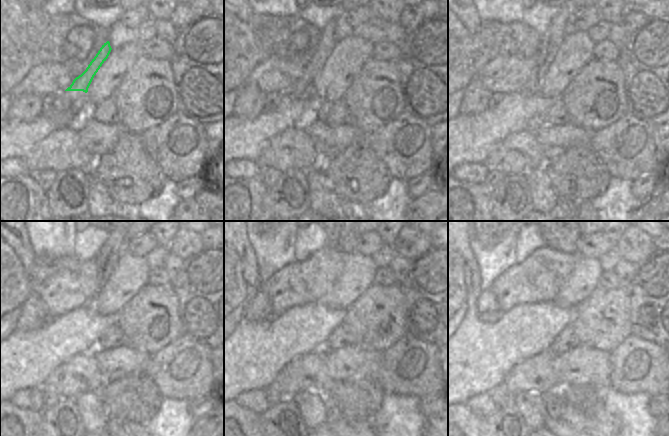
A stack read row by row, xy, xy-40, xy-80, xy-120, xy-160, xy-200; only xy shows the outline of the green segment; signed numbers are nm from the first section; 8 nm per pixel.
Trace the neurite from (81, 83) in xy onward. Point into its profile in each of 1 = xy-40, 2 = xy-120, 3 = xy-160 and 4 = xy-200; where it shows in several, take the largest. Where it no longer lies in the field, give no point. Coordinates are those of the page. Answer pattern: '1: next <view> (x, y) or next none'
1: next xy-40 (328, 40)
2: next xy-120 (116, 246)
3: next xy-160 (344, 241)
4: next xy-200 (566, 241)

